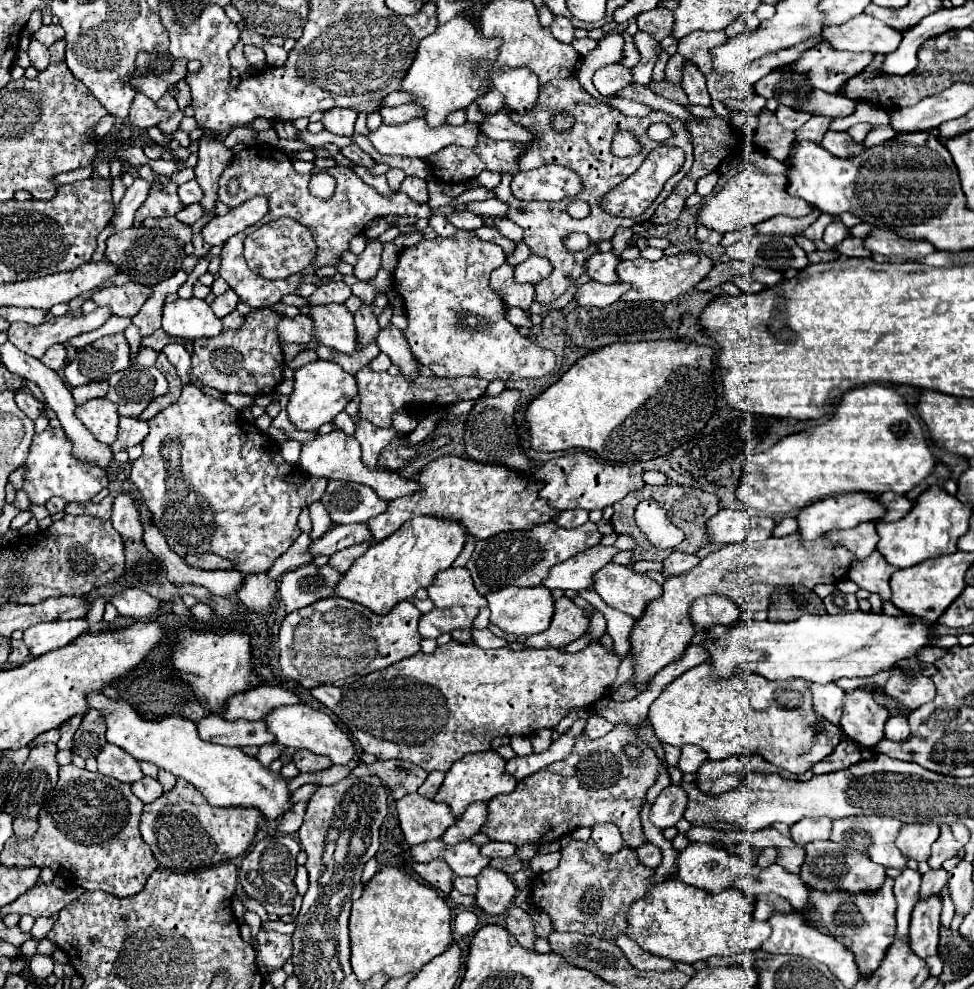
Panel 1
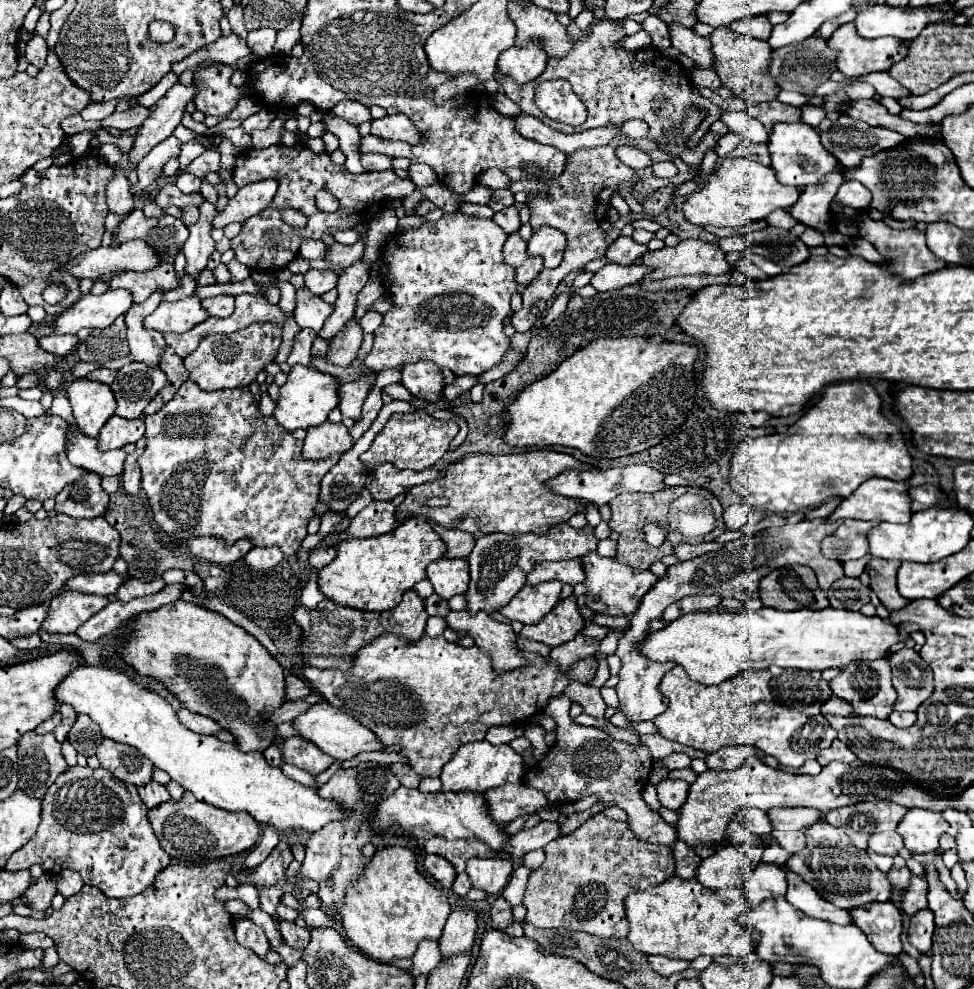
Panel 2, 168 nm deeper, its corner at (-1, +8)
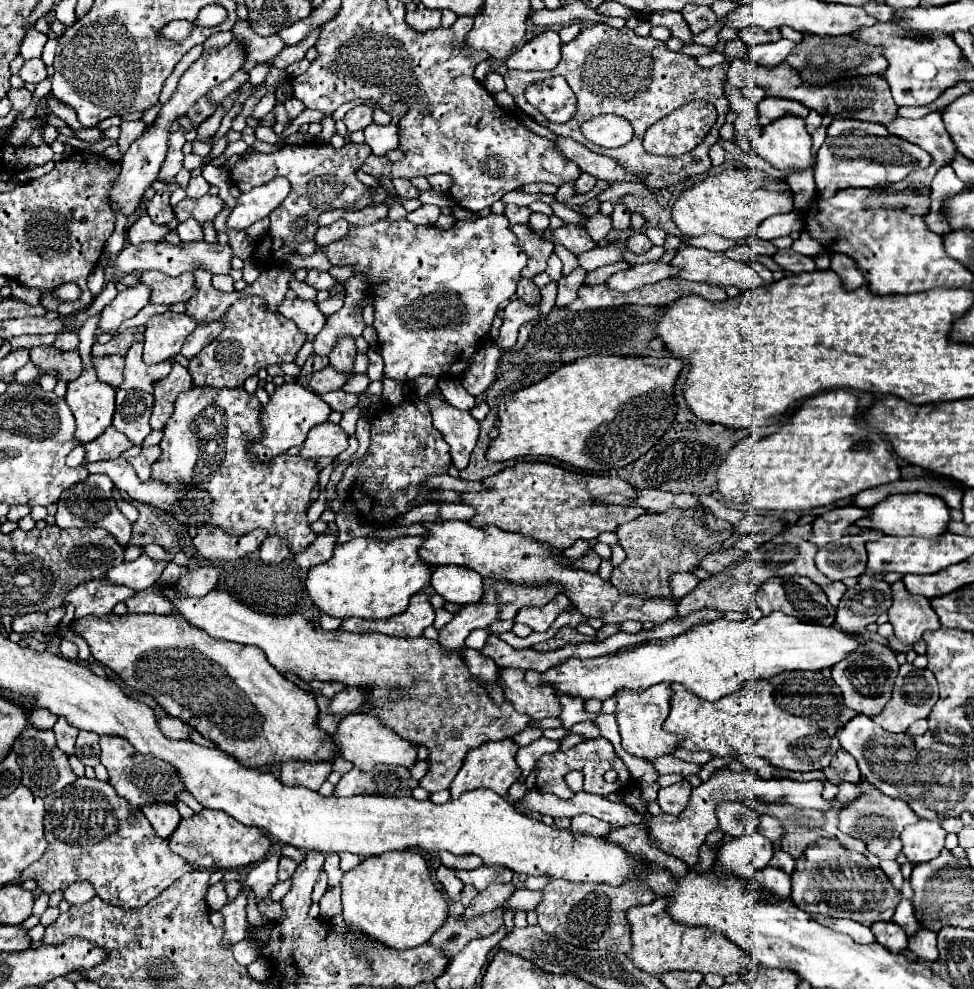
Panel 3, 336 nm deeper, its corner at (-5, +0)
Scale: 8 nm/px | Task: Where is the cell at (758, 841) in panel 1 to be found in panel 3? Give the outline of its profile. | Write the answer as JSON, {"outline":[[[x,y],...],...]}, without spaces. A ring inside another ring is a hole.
{"outline":[[[733,801],[721,803],[717,807],[717,819],[721,831],[731,837],[757,833],[759,827],[759,815],[745,803],[733,803]]]}

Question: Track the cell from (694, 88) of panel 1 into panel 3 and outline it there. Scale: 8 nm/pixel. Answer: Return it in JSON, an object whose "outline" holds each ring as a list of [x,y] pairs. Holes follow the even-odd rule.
{"outline":[[[655,11],[649,15],[649,23],[651,25],[663,25],[671,31],[673,37],[681,39],[685,45],[693,45],[693,33],[689,29],[689,25],[685,23],[683,15],[679,11]]]}

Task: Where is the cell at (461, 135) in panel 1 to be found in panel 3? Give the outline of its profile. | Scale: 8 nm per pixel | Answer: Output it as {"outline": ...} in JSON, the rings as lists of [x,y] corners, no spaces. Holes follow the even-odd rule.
{"outline":[[[371,123],[365,129],[365,143],[371,147],[375,155],[387,155],[389,151],[399,147],[399,127],[395,123],[375,125]]]}

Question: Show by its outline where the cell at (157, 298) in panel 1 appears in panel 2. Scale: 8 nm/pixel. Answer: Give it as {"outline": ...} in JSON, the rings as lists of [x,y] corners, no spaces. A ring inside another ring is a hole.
{"outline":[[[153,293],[153,297],[149,297],[147,301],[143,301],[139,305],[133,305],[125,315],[129,357],[133,361],[145,363],[149,367],[159,367],[161,353],[167,347],[161,333],[145,331],[145,327],[143,327],[143,319],[157,309],[161,299],[163,299],[163,293]]]}

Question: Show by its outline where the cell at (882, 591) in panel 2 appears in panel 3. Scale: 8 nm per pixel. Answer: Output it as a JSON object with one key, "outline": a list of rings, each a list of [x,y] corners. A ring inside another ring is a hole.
{"outline":[[[895,581],[891,585],[893,593],[893,605],[889,607],[889,623],[895,629],[895,637],[905,643],[913,645],[923,637],[929,629],[939,629],[939,617],[935,615],[929,599],[917,595],[909,595],[903,581]]]}

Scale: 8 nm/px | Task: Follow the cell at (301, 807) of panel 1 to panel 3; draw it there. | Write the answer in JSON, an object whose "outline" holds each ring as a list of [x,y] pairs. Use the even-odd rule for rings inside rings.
{"outline":[[[239,893],[235,901],[231,901],[227,907],[221,909],[225,917],[225,941],[235,945],[237,941],[245,939],[245,927],[247,927],[247,917],[245,917],[245,905],[247,905],[247,893]]]}

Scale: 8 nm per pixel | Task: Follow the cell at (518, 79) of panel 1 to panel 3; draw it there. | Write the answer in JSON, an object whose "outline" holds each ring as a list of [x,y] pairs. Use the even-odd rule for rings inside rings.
{"outline":[[[543,31],[521,49],[517,49],[509,59],[509,69],[523,71],[551,71],[561,59],[561,39],[555,31]]]}

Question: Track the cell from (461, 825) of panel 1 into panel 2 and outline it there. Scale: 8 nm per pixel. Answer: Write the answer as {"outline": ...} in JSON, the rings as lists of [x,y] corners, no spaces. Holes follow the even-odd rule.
{"outline":[[[523,781],[489,789],[485,791],[485,799],[489,813],[497,823],[511,823],[519,815],[535,813],[543,807],[555,805],[545,797],[545,793],[525,785]]]}

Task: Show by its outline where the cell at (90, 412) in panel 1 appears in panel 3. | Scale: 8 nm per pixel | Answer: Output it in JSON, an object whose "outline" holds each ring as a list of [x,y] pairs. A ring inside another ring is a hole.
{"outline":[[[100,314],[91,317],[79,331],[77,335],[81,337],[81,345],[79,345],[79,355],[83,359],[83,373],[71,381],[67,385],[67,395],[65,395],[65,401],[69,403],[73,415],[75,415],[75,421],[77,421],[77,431],[75,431],[75,437],[81,441],[81,443],[89,443],[93,439],[97,439],[99,435],[105,433],[105,429],[111,425],[111,419],[113,419],[113,413],[115,413],[115,389],[107,383],[101,383],[97,379],[97,371],[93,367],[93,357],[91,357],[91,347],[95,343],[95,331],[97,331]]]}

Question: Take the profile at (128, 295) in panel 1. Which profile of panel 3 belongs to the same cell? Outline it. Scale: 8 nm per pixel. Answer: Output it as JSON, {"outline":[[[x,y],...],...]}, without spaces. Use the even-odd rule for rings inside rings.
{"outline":[[[143,273],[139,283],[151,289],[151,303],[161,305],[189,301],[195,293],[195,281],[191,273],[183,273],[179,277],[165,277],[163,273]]]}

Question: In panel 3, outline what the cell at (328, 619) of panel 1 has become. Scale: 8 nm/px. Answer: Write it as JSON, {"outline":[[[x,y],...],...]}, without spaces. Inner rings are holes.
{"outline":[[[417,593],[407,611],[389,619],[381,621],[365,621],[365,619],[345,619],[339,627],[339,631],[349,633],[383,633],[383,635],[395,635],[395,637],[421,637],[425,627],[433,625],[435,611],[429,603],[429,597],[425,593]]]}

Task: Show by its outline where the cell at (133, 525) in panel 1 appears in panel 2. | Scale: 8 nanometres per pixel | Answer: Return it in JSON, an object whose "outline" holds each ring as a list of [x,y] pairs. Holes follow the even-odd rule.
{"outline":[[[133,451],[131,455],[127,455],[125,459],[125,473],[123,473],[123,491],[133,495],[139,491],[141,485],[141,473],[139,473],[139,465],[137,465],[137,457],[141,455],[141,451]]]}

